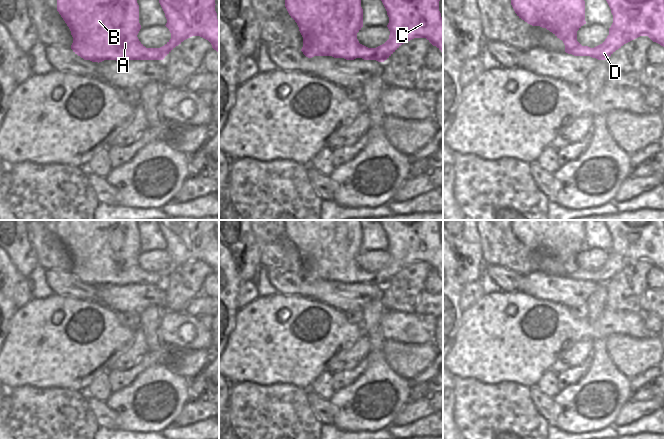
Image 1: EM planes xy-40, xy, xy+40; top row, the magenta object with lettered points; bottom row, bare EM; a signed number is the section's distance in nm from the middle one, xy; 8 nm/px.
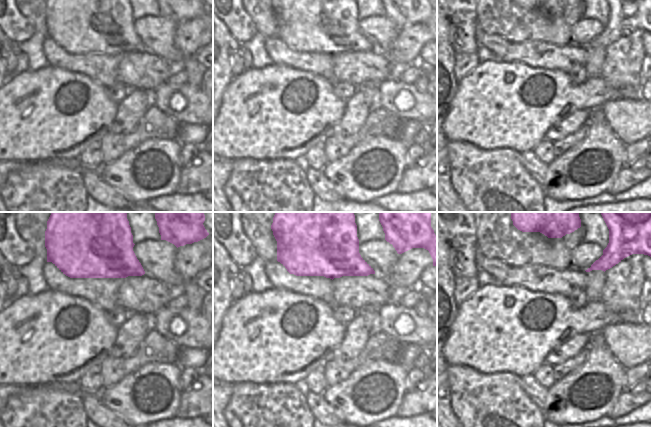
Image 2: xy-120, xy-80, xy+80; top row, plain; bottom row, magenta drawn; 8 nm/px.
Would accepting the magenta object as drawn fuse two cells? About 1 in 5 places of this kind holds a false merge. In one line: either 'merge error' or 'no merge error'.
no merge error

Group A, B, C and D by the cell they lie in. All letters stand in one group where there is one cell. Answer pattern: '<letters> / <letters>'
A B C D

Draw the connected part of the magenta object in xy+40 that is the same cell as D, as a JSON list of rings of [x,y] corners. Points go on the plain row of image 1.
[[[511,220],[511,229],[519,242],[532,250],[540,250],[552,256],[563,265],[565,276],[574,280],[590,280],[606,284],[624,268],[640,261],[648,260],[653,266],[664,271],[664,220],[604,220],[613,239],[613,247],[605,265],[594,271],[582,270],[577,265],[577,255],[586,248],[585,225],[583,220]]]

